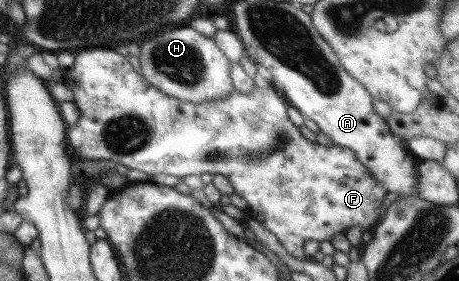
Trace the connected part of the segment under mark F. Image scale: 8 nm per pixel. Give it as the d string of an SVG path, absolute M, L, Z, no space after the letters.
M89 48L74 53L74 62L71 67L61 68L63 70L62 83L68 87L73 94L72 102L79 109L79 117L77 122L72 126L67 126L66 135L68 144L73 147L77 153L77 157L81 161L83 159L109 159L124 165L127 169L137 169L147 176L164 173L165 175L173 175L173 177L183 178L185 175L195 175L201 173L209 173L212 176L221 175L229 179L233 192L241 196L247 202L249 217L258 223L261 223L282 245L282 249L294 259L303 262L307 260L304 255L303 244L309 239L322 242L329 241L335 234L345 233L346 230L354 226L362 228L362 232L367 236L371 229L379 220L378 211L384 206L384 198L387 193L379 186L379 181L375 181L369 171L357 161L355 153L346 147L333 144L333 146L321 146L317 142L311 142L301 136L299 127L289 121L287 112L285 111L285 97L280 94L272 84L267 88L259 88L255 86L251 92L241 93L237 90L231 90L225 98L213 99L203 103L193 103L178 100L173 96L167 96L159 91L156 87L149 85L132 66L126 57L120 53L116 53L113 49L108 48Z

